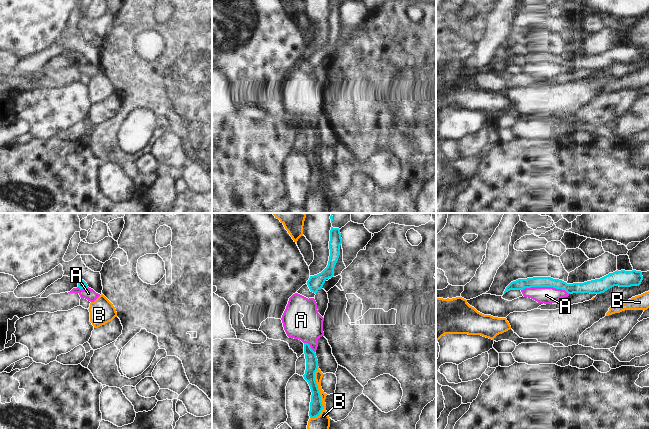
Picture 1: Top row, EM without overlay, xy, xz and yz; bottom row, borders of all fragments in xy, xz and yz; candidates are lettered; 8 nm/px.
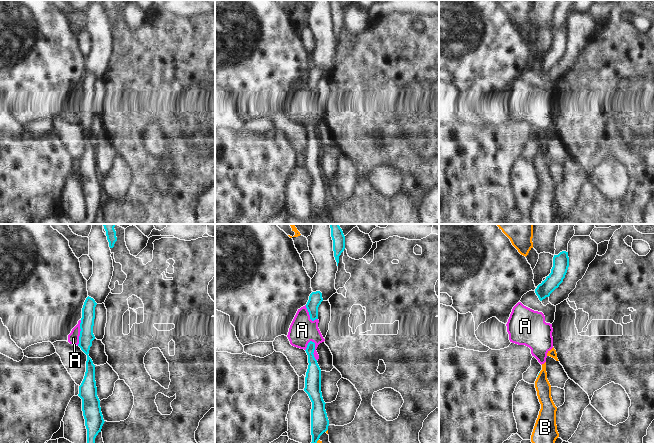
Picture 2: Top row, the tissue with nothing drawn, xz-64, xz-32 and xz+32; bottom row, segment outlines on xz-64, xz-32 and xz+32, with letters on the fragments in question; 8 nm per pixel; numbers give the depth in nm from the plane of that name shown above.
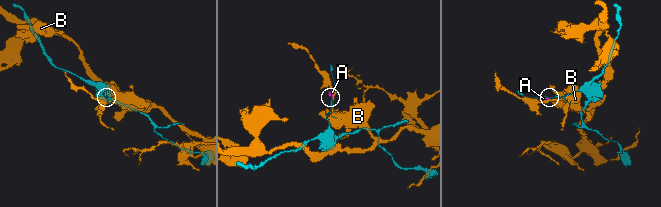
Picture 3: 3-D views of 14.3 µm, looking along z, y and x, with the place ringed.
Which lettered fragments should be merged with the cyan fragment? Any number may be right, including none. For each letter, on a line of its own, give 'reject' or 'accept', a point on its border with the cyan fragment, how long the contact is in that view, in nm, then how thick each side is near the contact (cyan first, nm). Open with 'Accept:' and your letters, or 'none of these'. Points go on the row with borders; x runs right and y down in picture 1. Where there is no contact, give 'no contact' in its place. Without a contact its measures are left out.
Accept: none of these
A: reject | yz (545, 286) | 380 nm | 90/140 nm
B: reject | xz (319, 395) | 420 nm | 100/120 nm

